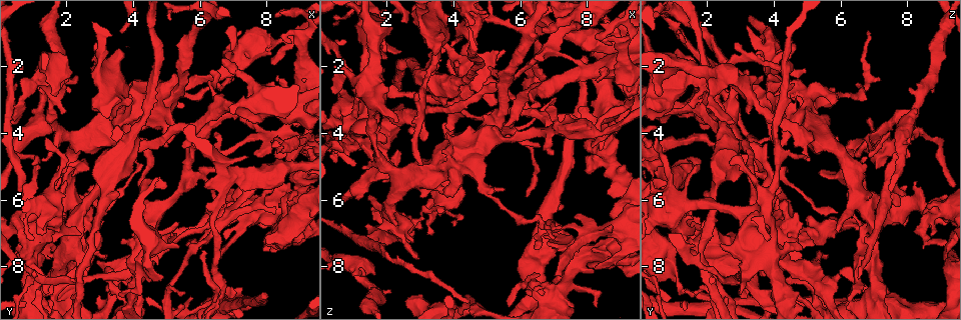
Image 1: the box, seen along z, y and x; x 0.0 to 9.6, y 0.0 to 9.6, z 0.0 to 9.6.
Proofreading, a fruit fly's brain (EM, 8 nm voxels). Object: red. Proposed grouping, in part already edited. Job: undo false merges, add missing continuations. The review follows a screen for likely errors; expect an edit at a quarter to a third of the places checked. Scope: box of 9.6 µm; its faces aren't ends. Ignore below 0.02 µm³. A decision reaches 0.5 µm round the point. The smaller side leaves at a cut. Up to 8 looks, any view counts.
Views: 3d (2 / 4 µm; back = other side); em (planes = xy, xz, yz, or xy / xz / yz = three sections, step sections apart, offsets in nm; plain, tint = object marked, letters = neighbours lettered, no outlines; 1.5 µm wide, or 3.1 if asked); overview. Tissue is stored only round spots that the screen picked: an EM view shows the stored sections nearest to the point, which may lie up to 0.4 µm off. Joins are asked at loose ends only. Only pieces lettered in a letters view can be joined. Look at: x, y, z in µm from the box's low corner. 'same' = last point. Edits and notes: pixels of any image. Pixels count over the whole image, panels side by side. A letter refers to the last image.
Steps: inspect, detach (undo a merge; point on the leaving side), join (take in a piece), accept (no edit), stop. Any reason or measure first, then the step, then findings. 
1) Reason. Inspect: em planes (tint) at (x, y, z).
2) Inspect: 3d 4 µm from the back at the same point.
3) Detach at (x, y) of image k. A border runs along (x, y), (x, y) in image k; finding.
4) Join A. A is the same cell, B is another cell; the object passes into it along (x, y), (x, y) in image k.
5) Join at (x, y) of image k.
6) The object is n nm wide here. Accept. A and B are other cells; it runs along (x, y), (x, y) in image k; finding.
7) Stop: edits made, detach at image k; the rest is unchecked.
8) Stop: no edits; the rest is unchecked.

Branch stops here. Inspect: 3d 2 µm at (6.45, 3.95, 7.50).

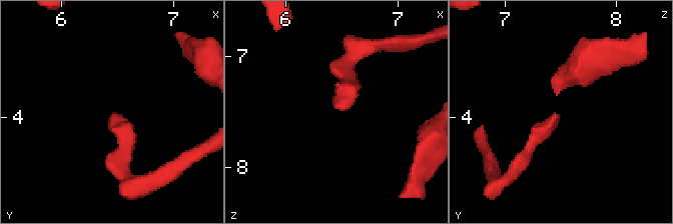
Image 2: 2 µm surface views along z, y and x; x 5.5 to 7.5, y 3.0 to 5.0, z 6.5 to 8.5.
Need the tissue. Inspect: em xz step 8 (tint) at (6.44, 3.94, 7.46).

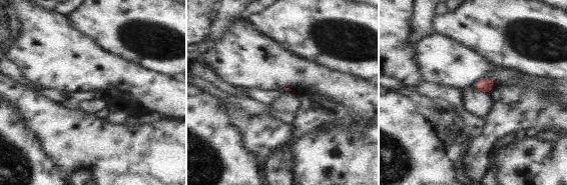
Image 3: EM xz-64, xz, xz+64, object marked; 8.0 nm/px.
Cut it another way. Inspect: em planes (letters) at the same point.

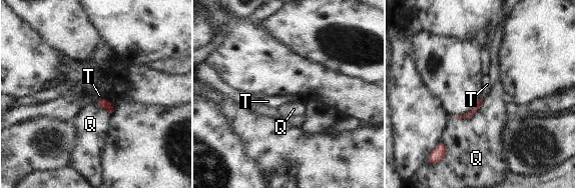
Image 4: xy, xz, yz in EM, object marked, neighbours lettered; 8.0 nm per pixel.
Accept. Q and T are other cells; a border runs along (104, 97), (94, 100) in image 4; no lettered piece goes on from it.

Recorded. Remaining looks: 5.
Free end. Inspect: em xz step 4 (tint) at (1.90, 5.00, 1.80).

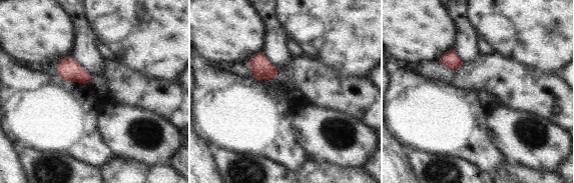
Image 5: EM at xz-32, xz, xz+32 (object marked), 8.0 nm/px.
Inspect: em planes (letters) at the same point.

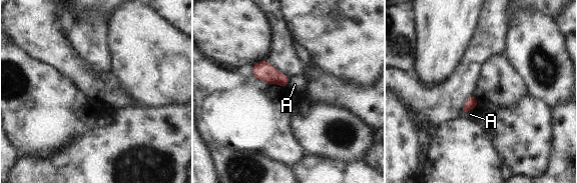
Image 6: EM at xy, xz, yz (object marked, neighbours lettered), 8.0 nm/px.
Accept. A is another cell; a border runs along (475, 109), (469, 109), (463, 115) in image 6; none of them fits.

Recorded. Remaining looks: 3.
An open end. Inspect: 3d 2 µm from the back at (7.05, 1.35, 4.60).

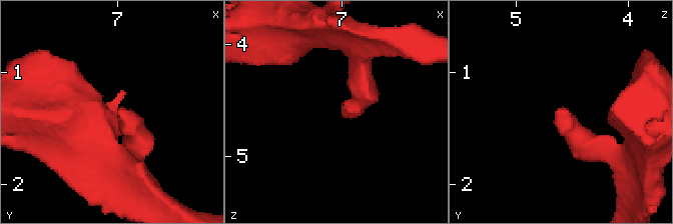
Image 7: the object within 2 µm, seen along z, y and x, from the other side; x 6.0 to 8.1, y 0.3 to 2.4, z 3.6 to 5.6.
Inspect: em planes (plain) at (6.98, 1.34, 4.64).

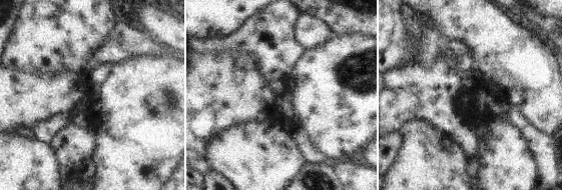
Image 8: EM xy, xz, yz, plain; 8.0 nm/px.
Inspect: em planes (letters) at the same point.

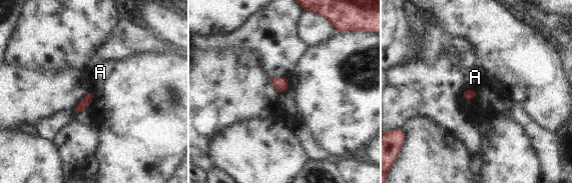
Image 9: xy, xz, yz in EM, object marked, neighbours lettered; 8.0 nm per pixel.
Accept. A is another cell; a border runs along (467, 88), (476, 91) in image 9; no lettered piece goes on from it.

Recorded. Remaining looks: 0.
Stop: no edits; the rest is unchecked.

